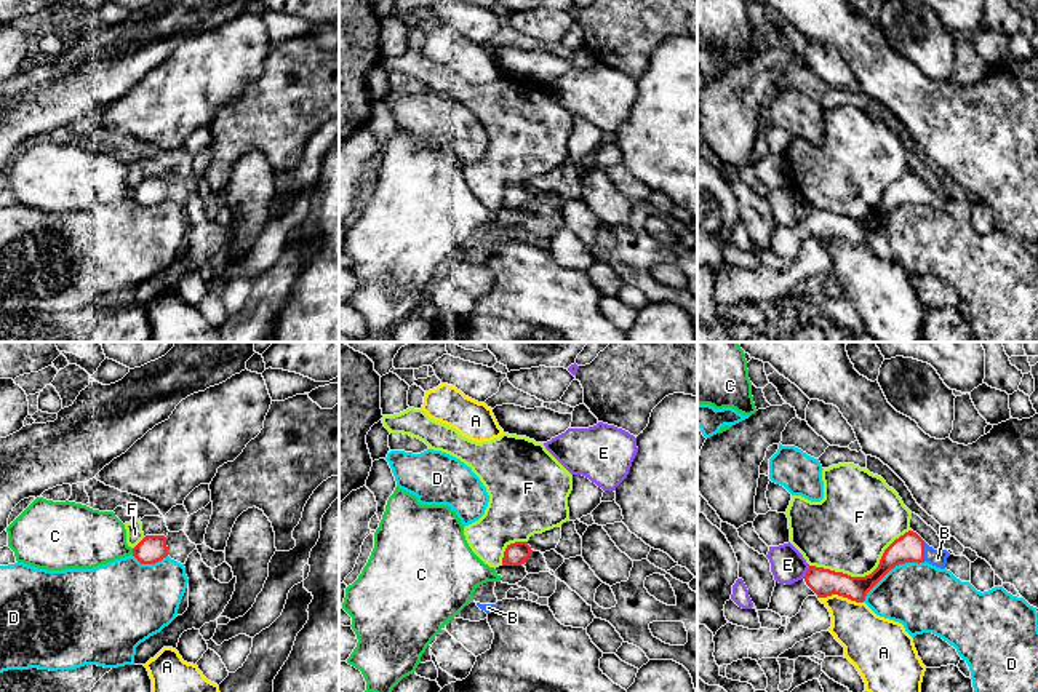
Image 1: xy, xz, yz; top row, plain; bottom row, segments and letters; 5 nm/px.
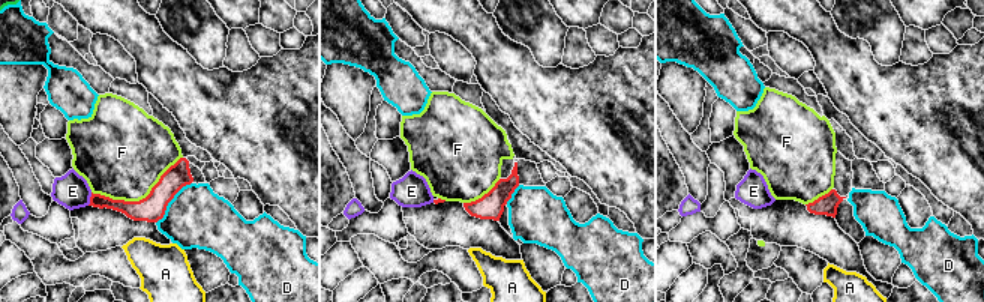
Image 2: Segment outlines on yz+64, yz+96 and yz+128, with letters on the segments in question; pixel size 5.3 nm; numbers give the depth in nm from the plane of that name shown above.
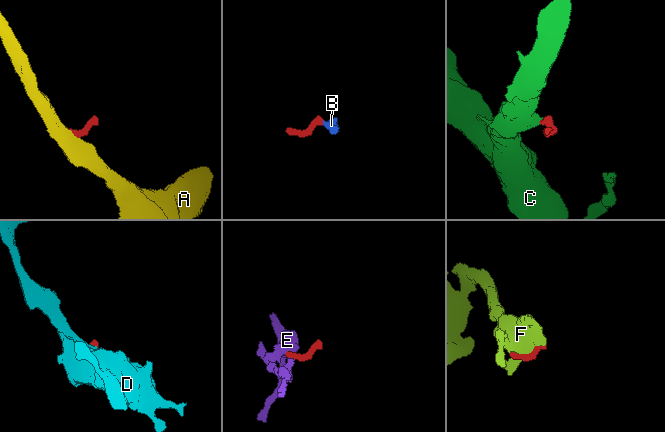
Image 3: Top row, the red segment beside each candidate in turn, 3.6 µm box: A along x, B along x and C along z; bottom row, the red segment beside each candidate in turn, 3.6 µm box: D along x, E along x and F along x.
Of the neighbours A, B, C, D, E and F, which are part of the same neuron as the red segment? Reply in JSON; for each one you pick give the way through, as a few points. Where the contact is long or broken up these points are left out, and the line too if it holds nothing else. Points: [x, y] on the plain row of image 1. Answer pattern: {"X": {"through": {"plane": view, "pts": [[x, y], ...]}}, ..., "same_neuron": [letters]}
{"same_neuron": ["B"]}

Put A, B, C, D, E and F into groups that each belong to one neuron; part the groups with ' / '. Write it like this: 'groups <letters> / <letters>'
groups A / B / C / D / E / F

